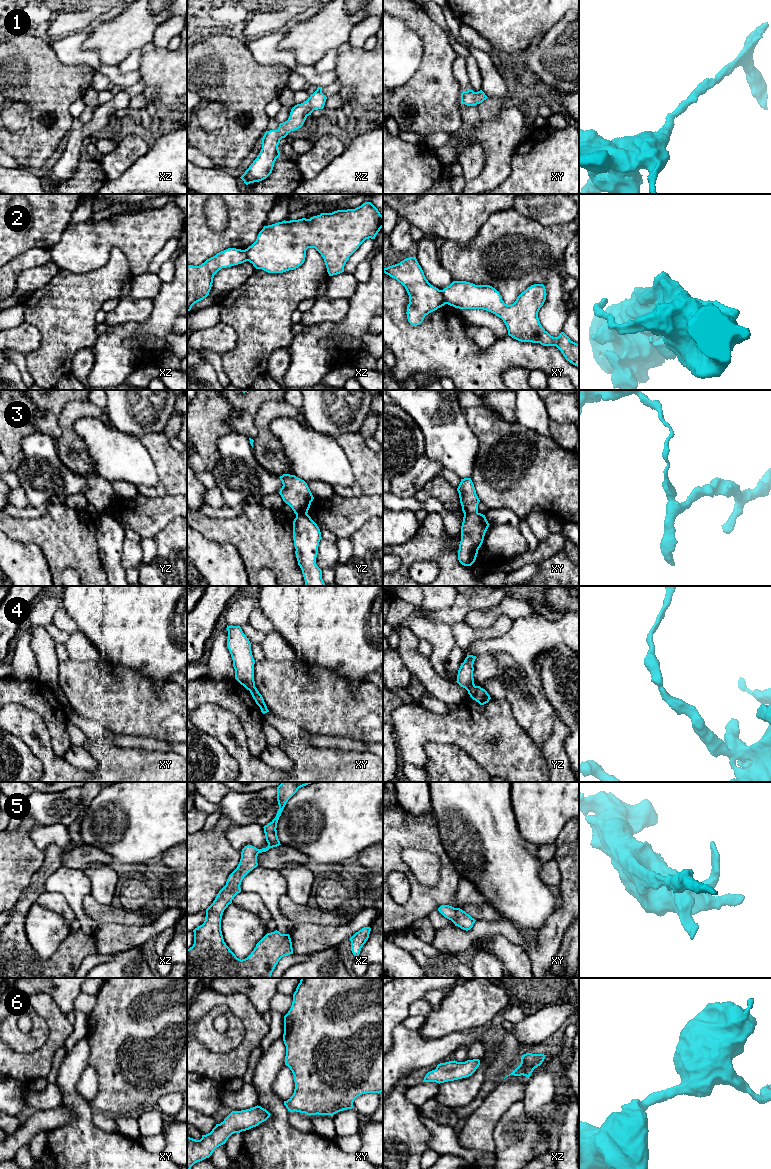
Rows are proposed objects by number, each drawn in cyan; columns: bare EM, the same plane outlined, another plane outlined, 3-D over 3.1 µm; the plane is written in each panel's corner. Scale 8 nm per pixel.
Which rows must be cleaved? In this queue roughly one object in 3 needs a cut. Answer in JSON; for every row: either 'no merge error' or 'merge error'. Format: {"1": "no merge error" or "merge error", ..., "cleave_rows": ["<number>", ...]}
{"1": "no merge error", "2": "merge error", "3": "merge error", "4": "merge error", "5": "no merge error", "6": "no merge error", "cleave_rows": ["2", "3", "4"]}

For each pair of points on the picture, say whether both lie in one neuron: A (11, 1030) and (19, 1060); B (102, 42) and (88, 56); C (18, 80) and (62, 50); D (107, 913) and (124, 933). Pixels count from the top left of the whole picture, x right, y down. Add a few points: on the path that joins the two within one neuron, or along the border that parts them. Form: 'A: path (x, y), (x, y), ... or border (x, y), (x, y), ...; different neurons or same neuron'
A: border (10, 1046), (20, 1052), (32, 1052), (40, 1048); different neurons
B: border (88, 31), (82, 47), (95, 49), (101, 64); different neurons
C: border (50, 44), (61, 61), (77, 65); different neurons
D: border (98, 924), (125, 923), (138, 926); different neurons

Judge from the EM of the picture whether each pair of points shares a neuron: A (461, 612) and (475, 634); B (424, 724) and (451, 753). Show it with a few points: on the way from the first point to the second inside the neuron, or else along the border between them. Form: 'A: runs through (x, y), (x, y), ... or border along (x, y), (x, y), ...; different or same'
A: border along (462, 621), (458, 621), (452, 626); different
B: border along (423, 745), (428, 742), (453, 743), (465, 750); different

